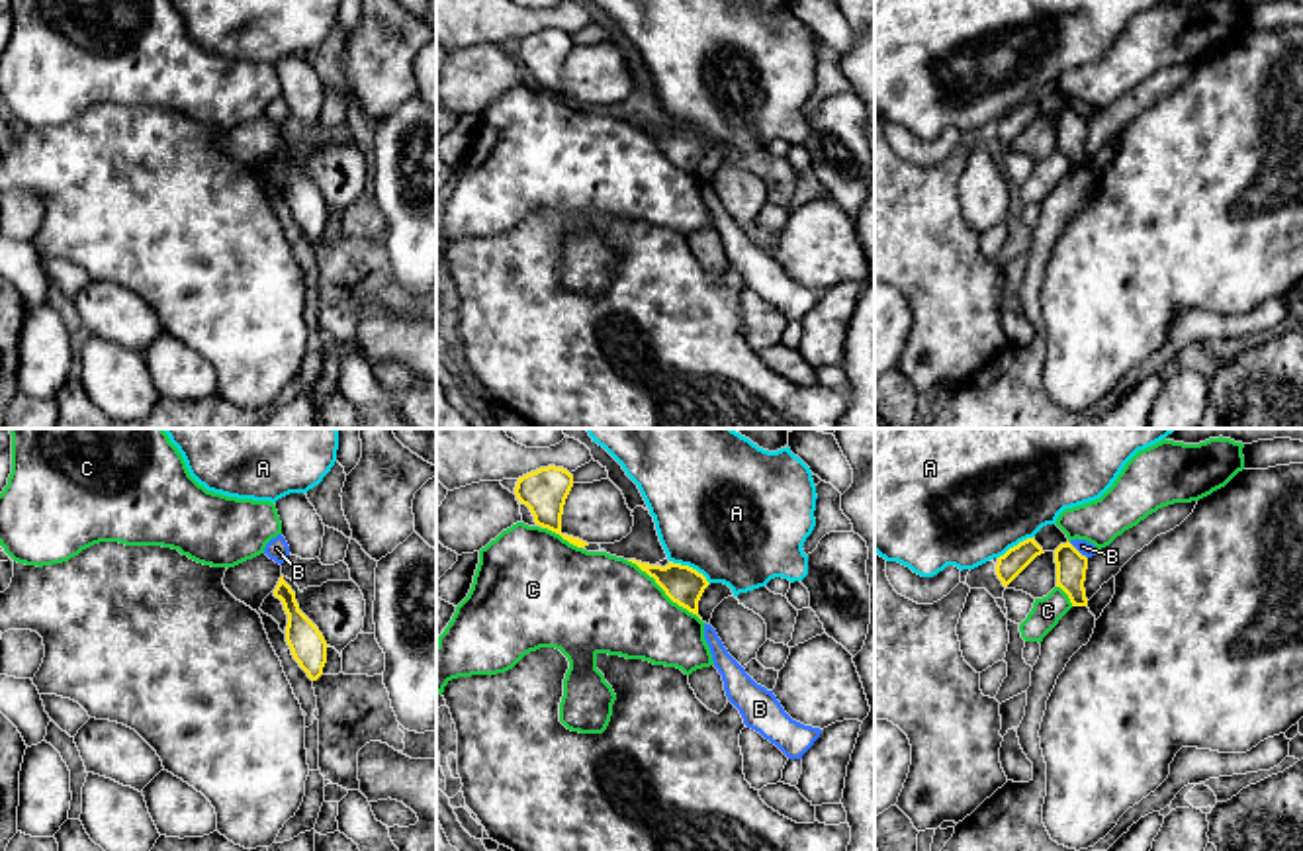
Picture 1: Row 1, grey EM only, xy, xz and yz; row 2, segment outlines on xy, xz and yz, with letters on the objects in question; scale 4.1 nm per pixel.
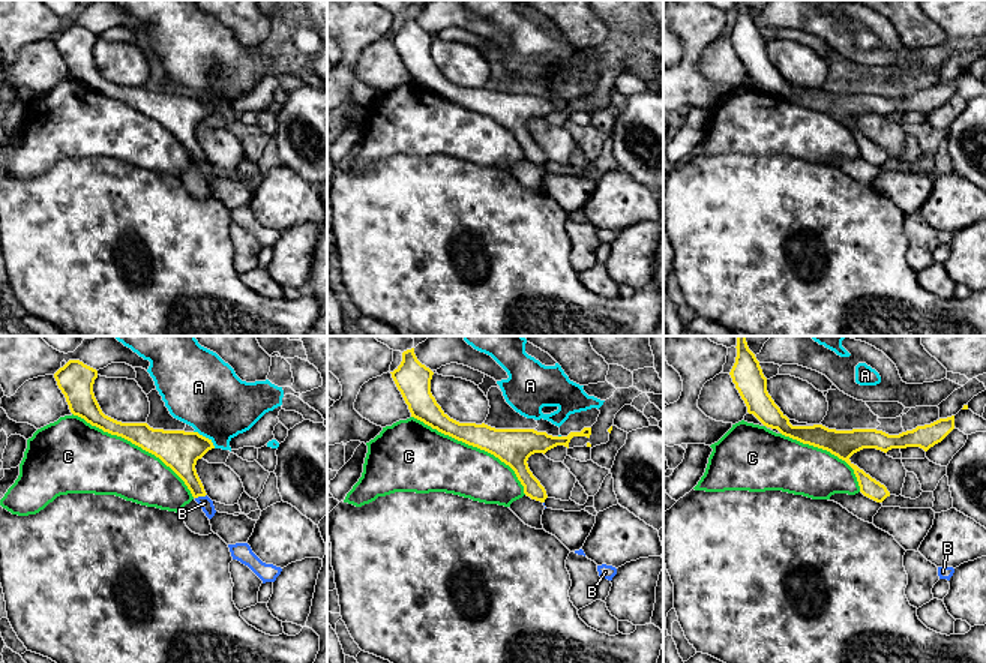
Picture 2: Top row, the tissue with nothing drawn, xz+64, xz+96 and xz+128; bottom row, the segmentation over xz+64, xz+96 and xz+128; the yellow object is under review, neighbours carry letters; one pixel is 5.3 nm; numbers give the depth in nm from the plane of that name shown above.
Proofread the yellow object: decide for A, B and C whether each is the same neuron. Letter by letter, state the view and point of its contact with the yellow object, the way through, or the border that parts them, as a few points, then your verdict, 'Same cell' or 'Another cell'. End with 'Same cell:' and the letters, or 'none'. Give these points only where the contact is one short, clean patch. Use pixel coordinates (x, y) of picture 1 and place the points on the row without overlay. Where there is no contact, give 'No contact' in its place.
A: Touches yellow at xz (691, 130). Another cell
B: Touches yellow at yz (1077, 112). Boundary: yz (1069, 104), (1086, 120). Another cell
C: Touches yellow at xz (664, 151). Another cell
Same cell: none

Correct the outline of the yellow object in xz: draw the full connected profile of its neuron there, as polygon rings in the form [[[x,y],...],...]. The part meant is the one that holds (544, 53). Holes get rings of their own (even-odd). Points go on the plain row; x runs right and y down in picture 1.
[[[548,27],[518,39],[515,57],[530,70],[538,88],[560,96],[577,110],[585,110],[587,104],[562,94],[563,67],[571,49],[573,37],[567,31]]]

